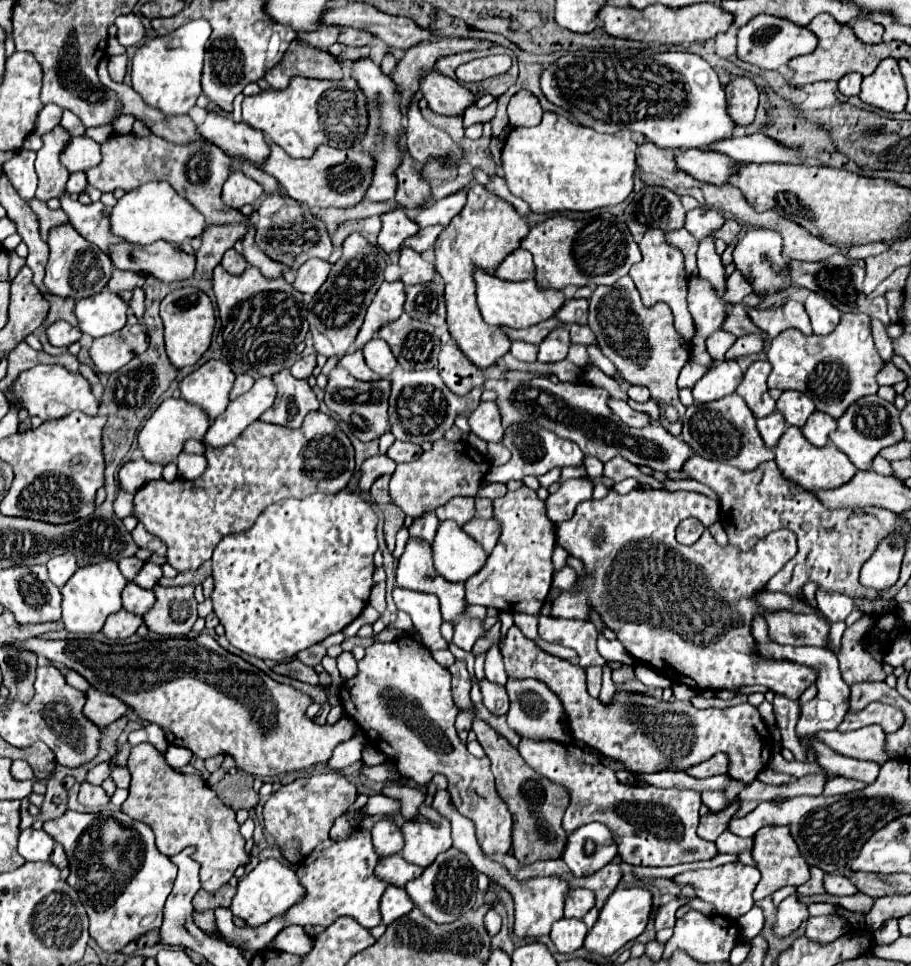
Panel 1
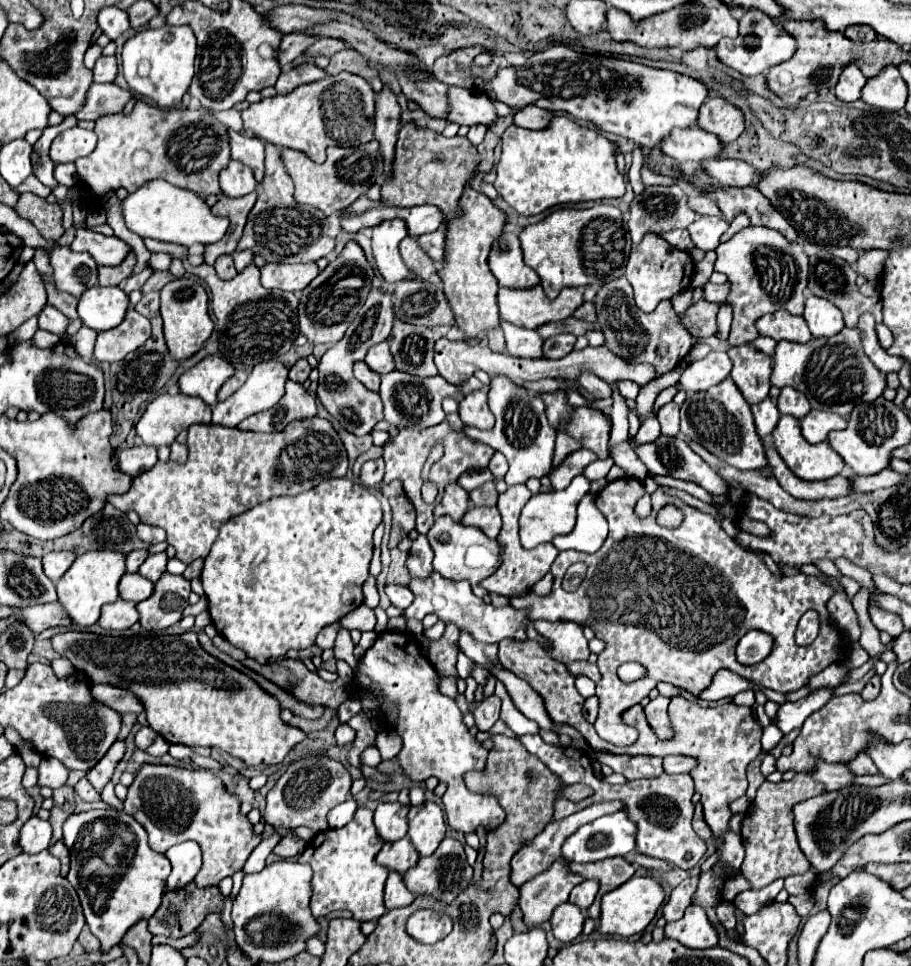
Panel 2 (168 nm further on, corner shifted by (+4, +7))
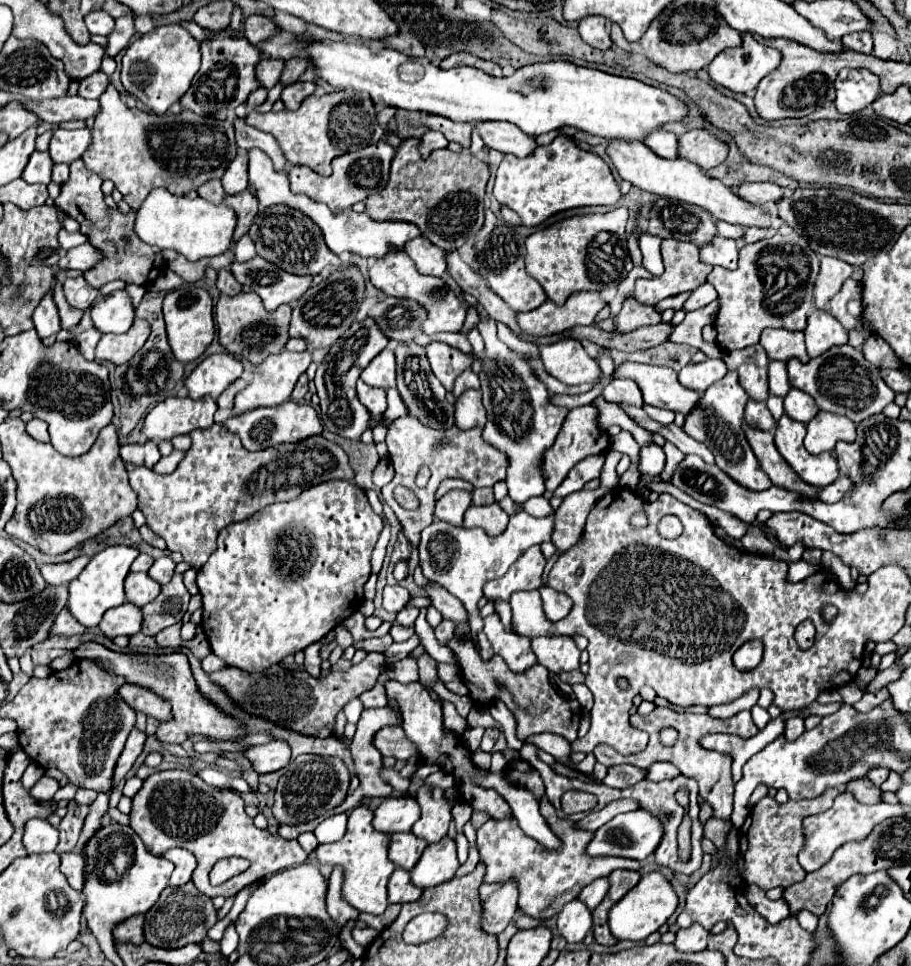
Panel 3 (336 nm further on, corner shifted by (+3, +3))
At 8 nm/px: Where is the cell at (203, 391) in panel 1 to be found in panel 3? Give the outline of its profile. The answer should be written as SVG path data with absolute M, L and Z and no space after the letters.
M211 355L193 369L185 379L185 387L189 389L191 399L201 399L205 395L217 399L235 379L241 377L241 373L243 365L233 355Z

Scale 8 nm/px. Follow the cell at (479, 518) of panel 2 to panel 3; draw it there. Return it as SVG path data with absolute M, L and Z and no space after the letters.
M493 503L487 507L471 505L465 513L463 527L469 527L469 529L481 527L481 529L485 529L487 535L495 537L495 535L501 535L505 531L507 521L509 521L509 515L499 507L499 503Z

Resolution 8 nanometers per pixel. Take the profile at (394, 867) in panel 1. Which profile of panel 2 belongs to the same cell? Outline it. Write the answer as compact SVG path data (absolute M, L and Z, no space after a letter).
M404 837L404 839L394 841L394 843L384 843L380 853L376 855L376 861L380 865L388 867L390 871L404 873L418 863L418 857L420 855L416 853L414 845L408 841L408 837Z

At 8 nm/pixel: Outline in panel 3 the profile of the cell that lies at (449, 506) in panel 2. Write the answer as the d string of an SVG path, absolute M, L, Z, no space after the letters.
M449 491L445 493L437 505L435 505L435 517L439 521L451 523L451 525L461 525L463 515L471 505L471 493L469 491Z

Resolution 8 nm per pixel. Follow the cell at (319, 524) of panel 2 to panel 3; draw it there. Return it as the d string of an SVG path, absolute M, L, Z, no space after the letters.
M351 481L319 483L293 501L273 503L249 519L221 529L217 549L197 571L197 587L203 597L201 625L211 651L227 665L255 673L323 639L361 607L363 585L371 575L369 559L381 529L383 521L371 509L365 489Z

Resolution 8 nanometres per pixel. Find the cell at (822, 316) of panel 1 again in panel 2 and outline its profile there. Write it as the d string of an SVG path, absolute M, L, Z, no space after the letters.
M820 297L806 299L802 317L806 319L812 337L834 337L844 329L844 319L840 309L836 309L836 305Z

